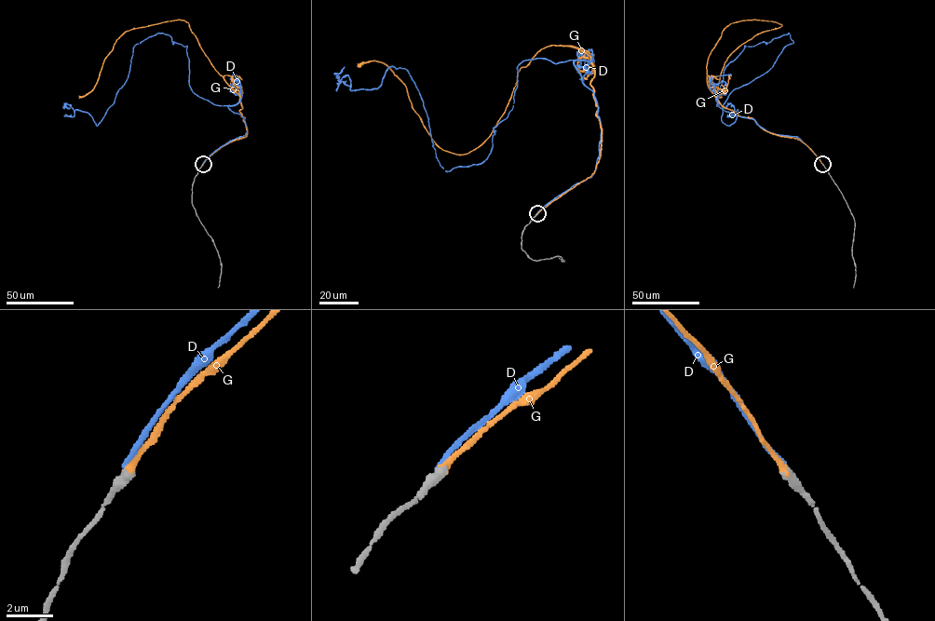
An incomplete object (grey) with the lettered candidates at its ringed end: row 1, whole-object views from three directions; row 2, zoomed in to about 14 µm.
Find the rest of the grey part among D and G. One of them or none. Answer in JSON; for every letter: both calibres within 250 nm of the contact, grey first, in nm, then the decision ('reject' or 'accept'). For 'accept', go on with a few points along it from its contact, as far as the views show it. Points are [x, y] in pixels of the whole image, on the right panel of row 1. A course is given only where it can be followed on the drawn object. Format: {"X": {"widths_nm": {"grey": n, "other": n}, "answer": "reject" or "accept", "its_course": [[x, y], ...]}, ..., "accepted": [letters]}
{"D": {"widths_nm": {"grey": 440, "other": 240}, "answer": "reject"}, "G": {"widths_nm": {"grey": 460, "other": 280}, "answer": "accept", "its_course": [[822, 164], [799, 140], [724, 108], [708, 87], [708, 59], [725, 28], [781, 24], [729, 55], [721, 96]]}, "accepted": ["G"]}

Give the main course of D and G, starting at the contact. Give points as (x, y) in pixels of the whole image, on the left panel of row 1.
D: (202, 164), (247, 127), (192, 90), (187, 46), (169, 35), (135, 45), (97, 126), (88, 113), (64, 116)
G: (203, 164), (247, 130), (240, 96), (184, 20), (126, 32), (94, 87), (79, 96)

